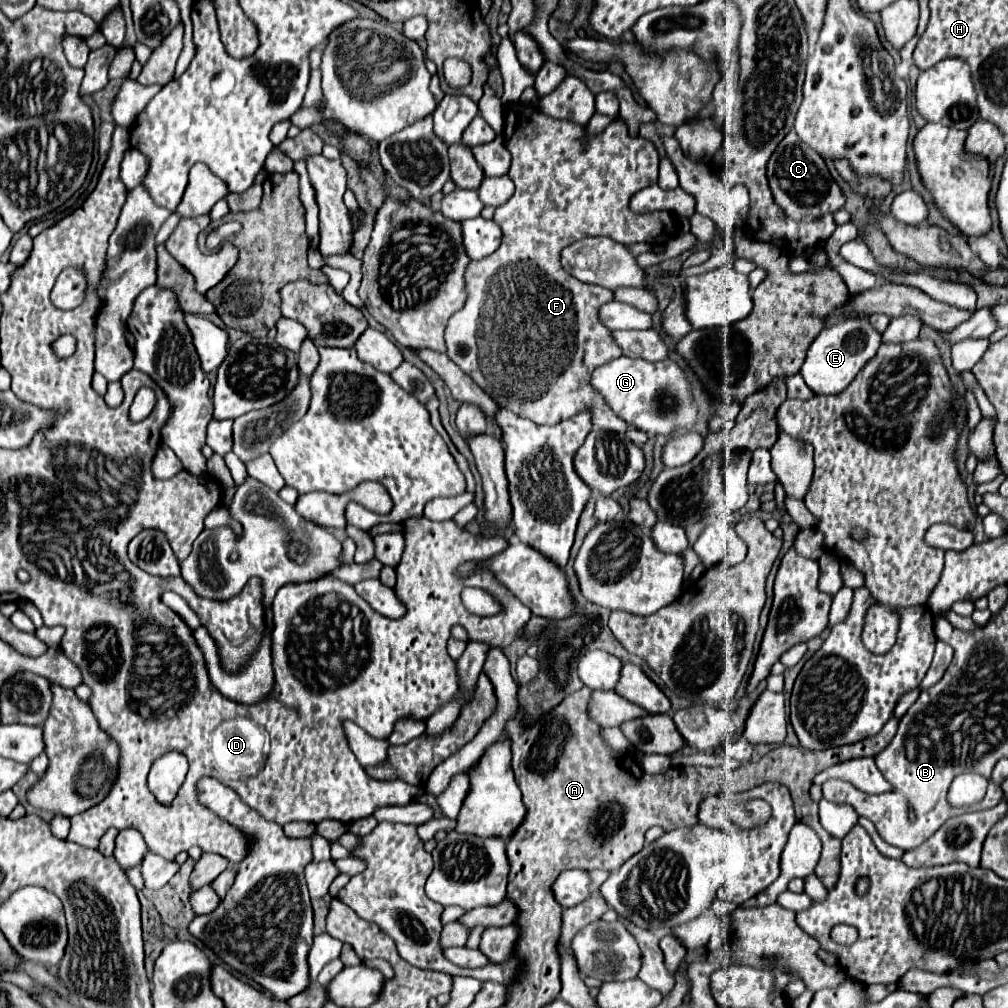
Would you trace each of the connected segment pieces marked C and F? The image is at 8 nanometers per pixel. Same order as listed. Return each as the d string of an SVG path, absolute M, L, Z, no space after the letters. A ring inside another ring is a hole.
M794 130L786 134L786 138L776 146L774 154L768 160L768 170L766 170L770 190L774 194L776 204L794 220L804 220L804 218L818 218L828 212L836 212L844 206L844 194L836 180L830 176L824 160L818 156L816 150L806 146Z
M516 102L508 104L506 108L504 144L506 148L510 146L512 168L508 176L514 180L516 192L506 204L496 208L494 214L494 220L504 232L500 248L492 256L468 264L466 306L450 318L446 328L448 358L458 364L486 394L490 394L498 406L508 406L516 414L536 424L558 424L584 408L592 408L596 428L626 432L628 424L612 412L604 396L590 384L590 376L598 366L622 354L610 328L600 322L598 314L602 304L614 300L614 292L568 276L568 272L564 272L560 266L560 252L584 236L606 236L630 246L636 242L660 244L666 242L666 236L674 238L678 234L678 218L674 214L636 214L628 206L630 198L638 190L656 184L658 150L646 138L628 136L626 122L620 118L616 118L604 132L588 140L586 130L580 124L550 118L540 112L538 106ZM514 394L520 398L516 404L510 404Z

